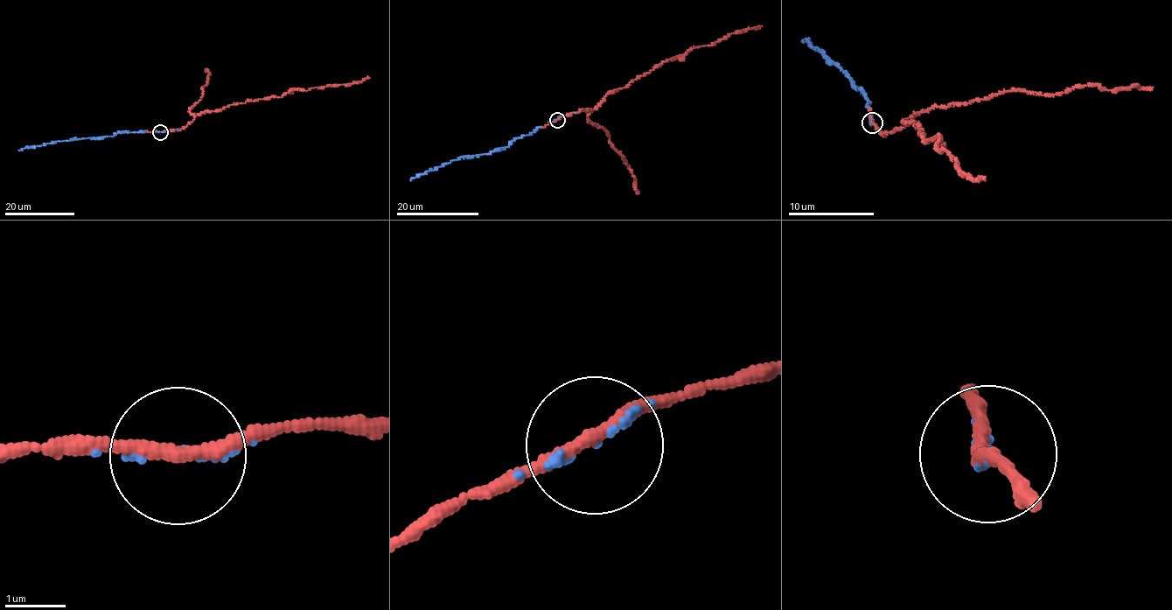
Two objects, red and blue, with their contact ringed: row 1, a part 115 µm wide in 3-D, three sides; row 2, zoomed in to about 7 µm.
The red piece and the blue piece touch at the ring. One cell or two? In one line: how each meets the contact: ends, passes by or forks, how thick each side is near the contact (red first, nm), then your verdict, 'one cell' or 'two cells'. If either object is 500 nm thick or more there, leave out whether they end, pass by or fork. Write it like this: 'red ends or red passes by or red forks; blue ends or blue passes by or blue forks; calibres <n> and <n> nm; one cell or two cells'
red passes by; blue ends; calibres 200 and 100 nm; one cell

